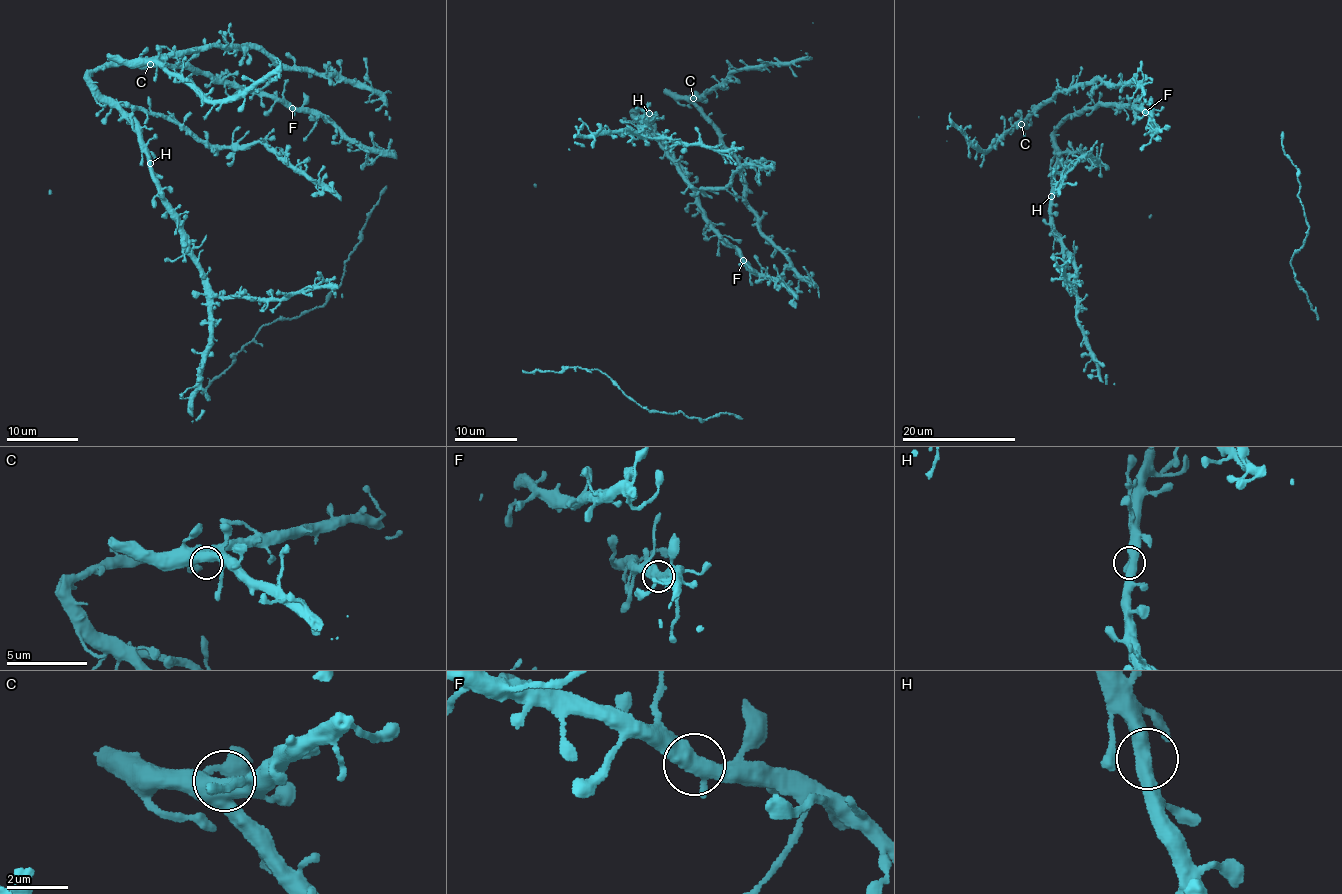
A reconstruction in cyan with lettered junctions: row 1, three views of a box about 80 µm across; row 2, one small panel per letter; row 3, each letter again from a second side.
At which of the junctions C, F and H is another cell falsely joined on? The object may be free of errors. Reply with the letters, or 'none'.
none

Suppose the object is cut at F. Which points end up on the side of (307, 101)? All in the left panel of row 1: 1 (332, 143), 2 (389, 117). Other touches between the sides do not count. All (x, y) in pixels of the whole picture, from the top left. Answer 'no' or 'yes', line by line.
1: yes
2: no

